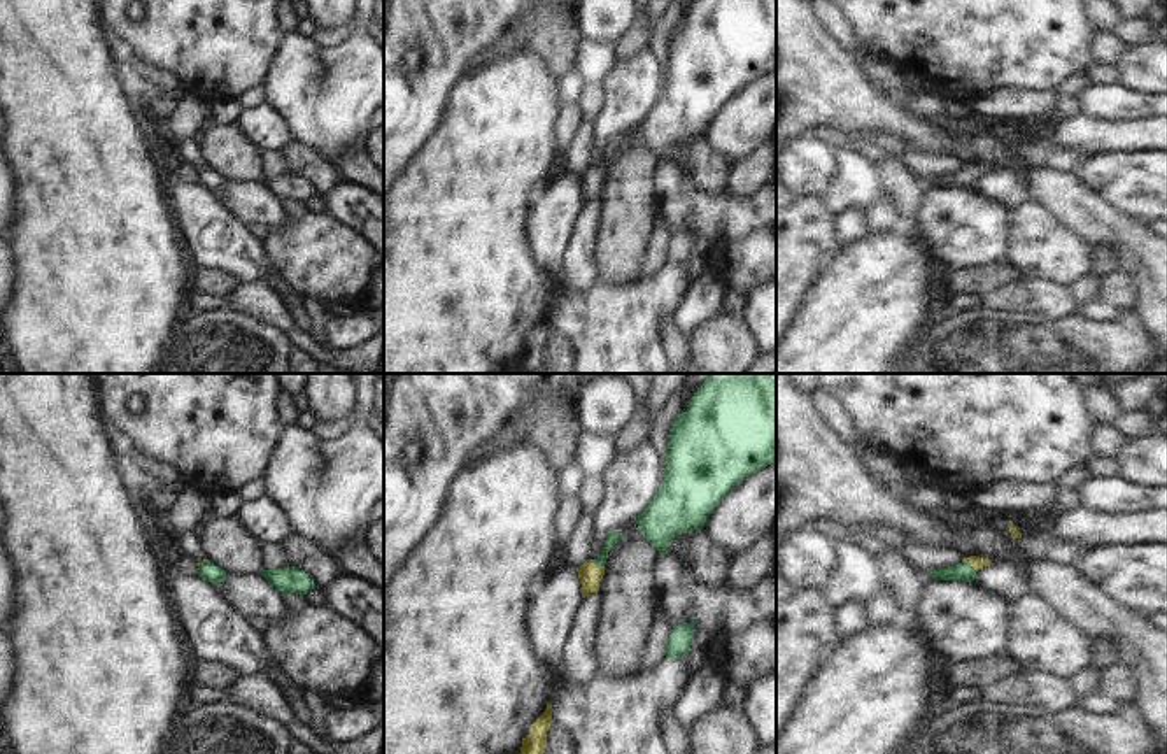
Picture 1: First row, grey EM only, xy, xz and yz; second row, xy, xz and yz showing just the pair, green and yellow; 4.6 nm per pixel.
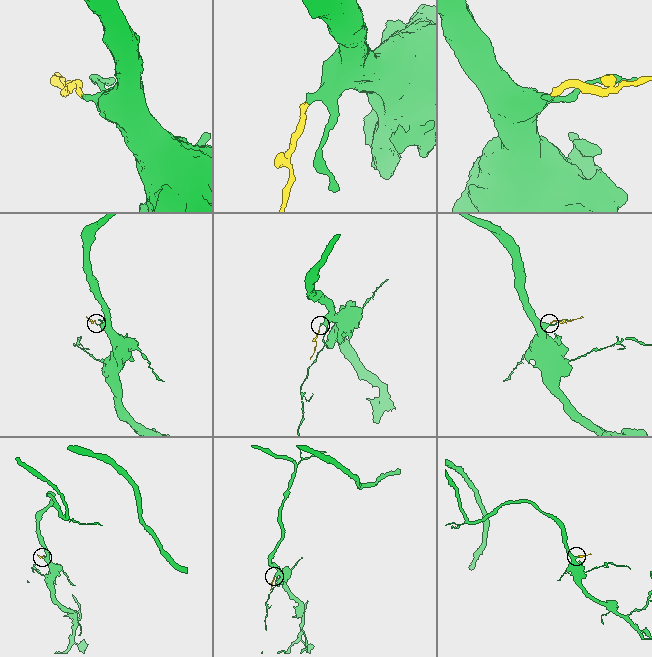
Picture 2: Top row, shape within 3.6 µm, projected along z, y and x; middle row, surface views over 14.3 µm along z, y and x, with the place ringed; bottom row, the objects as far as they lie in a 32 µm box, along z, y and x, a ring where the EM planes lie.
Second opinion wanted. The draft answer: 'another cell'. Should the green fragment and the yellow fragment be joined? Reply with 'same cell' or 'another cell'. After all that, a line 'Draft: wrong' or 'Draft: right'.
same cell
Draft: wrong

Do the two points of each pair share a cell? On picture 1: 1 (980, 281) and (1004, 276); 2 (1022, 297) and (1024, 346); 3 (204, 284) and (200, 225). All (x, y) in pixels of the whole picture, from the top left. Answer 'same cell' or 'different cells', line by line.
1: same cell
2: different cells
3: different cells

